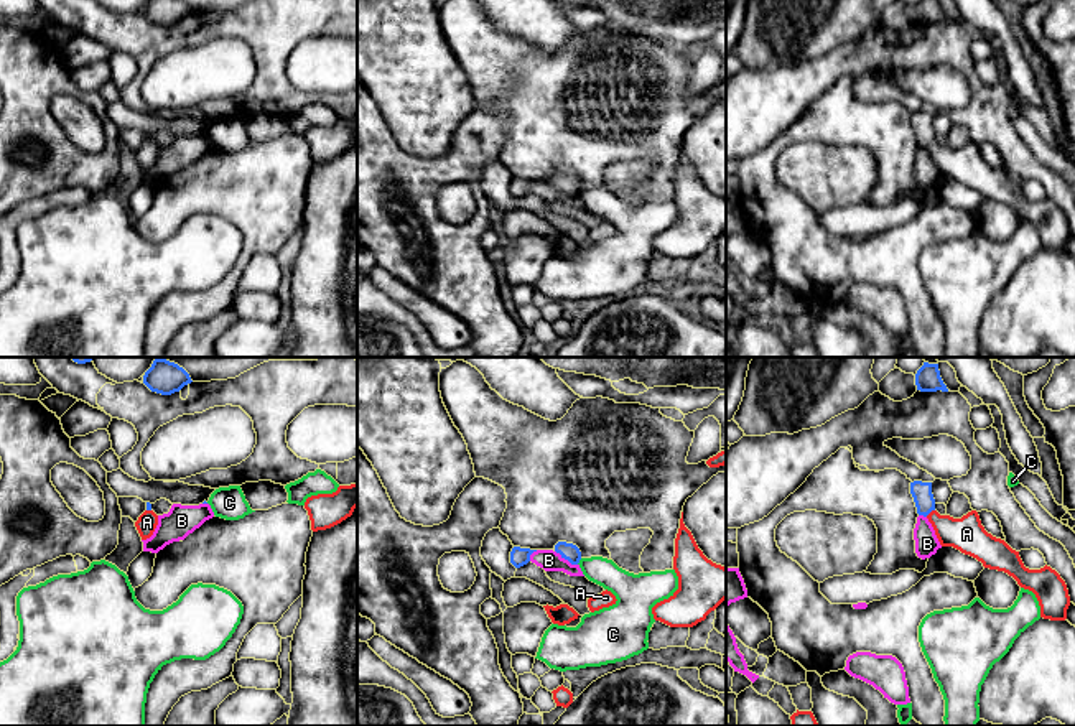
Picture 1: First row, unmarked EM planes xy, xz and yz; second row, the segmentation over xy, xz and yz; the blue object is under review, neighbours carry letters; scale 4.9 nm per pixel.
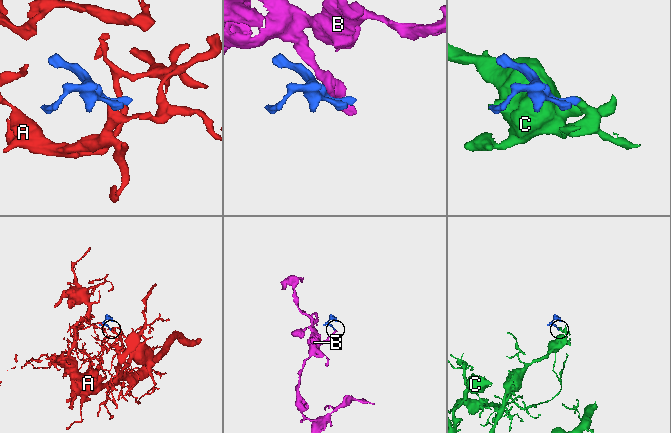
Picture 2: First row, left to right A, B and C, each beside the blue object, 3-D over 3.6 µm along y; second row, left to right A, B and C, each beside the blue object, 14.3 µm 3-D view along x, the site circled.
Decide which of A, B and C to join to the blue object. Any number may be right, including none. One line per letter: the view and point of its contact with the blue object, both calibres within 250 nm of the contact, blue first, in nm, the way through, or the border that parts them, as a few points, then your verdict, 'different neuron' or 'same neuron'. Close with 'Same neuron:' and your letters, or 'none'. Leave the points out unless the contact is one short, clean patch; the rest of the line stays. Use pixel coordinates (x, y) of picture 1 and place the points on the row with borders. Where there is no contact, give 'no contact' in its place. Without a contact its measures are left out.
A: meets blue in yz at (929, 512); 100 nm thick on the blue side, 170 nm on the other; runs through yz (921, 491), (929, 512), (950, 532), (967, 534); same neuron
B: meets blue in xz at (567, 558); 90 nm thick on the blue side, 100 nm on the other; border along xz (555, 550), (577, 565); different neuron
C: meets blue in xz at (578, 562); 90 nm thick on the blue side, 140 nm on the other; border along xz (581, 558), (577, 563); different neuron
Same neuron: A

